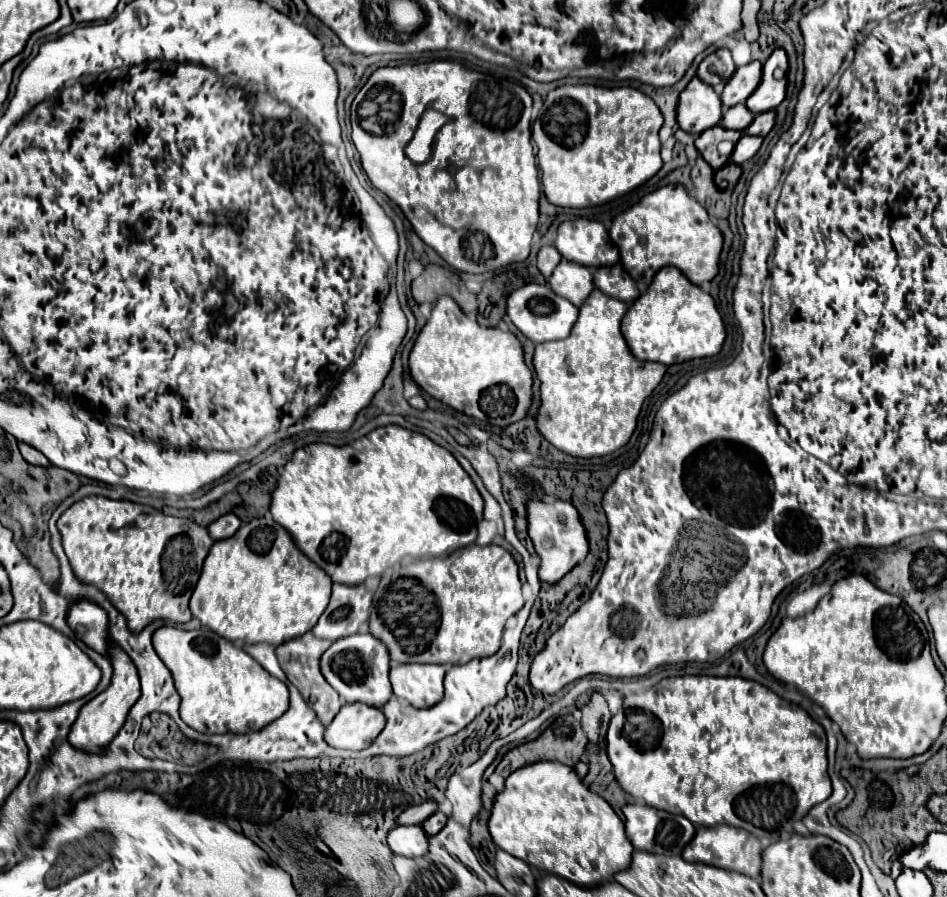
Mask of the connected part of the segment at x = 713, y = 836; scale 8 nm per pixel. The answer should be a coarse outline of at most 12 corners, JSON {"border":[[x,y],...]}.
{"border":[[734,826],[698,828],[684,848],[702,862],[760,880],[762,846]]}

